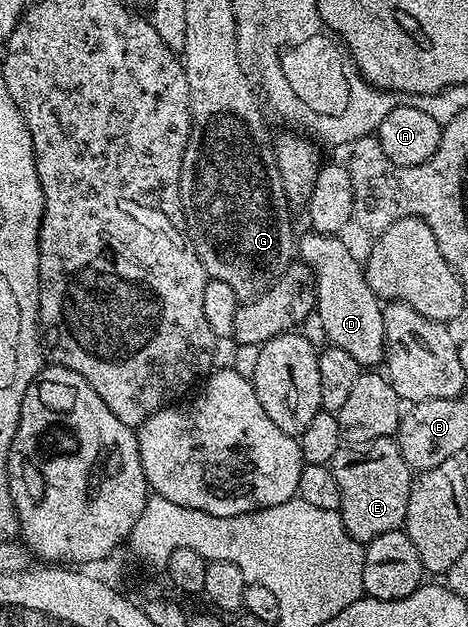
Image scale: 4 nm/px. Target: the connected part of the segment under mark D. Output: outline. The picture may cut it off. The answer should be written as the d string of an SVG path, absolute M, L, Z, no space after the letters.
M312 230L296 241L295 252L309 268L312 283L315 285L315 316L321 319L321 328L329 338L328 343L341 350L346 350L363 368L378 367L385 356L385 331L383 330L382 303L367 284L364 267L355 258L350 248L341 240L342 237L319 234Z

